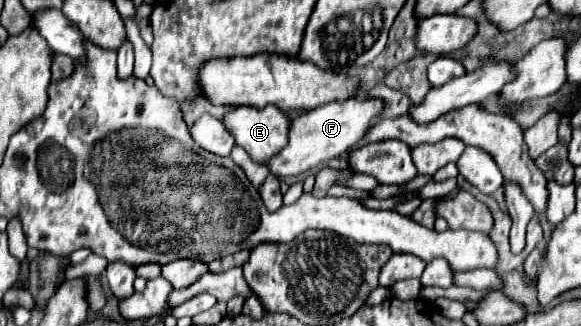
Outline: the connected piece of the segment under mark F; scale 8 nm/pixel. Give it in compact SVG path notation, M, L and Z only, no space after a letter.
M349 98L347 102L341 104L331 102L307 110L299 116L293 116L289 122L287 146L265 162L269 174L277 178L295 178L317 168L321 162L347 152L347 148L351 148L355 142L363 138L363 134L367 132L367 128L371 128L371 124L377 120L381 110L383 110L383 102L377 98L367 98L363 102L359 98Z

